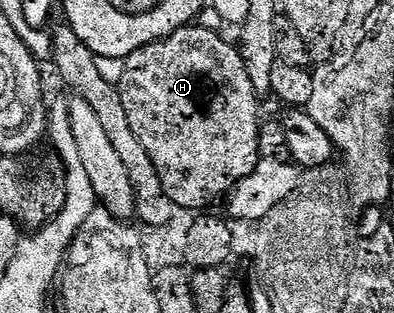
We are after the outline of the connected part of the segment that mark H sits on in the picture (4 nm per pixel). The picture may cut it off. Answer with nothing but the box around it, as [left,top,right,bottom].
[117,24,261,212]

